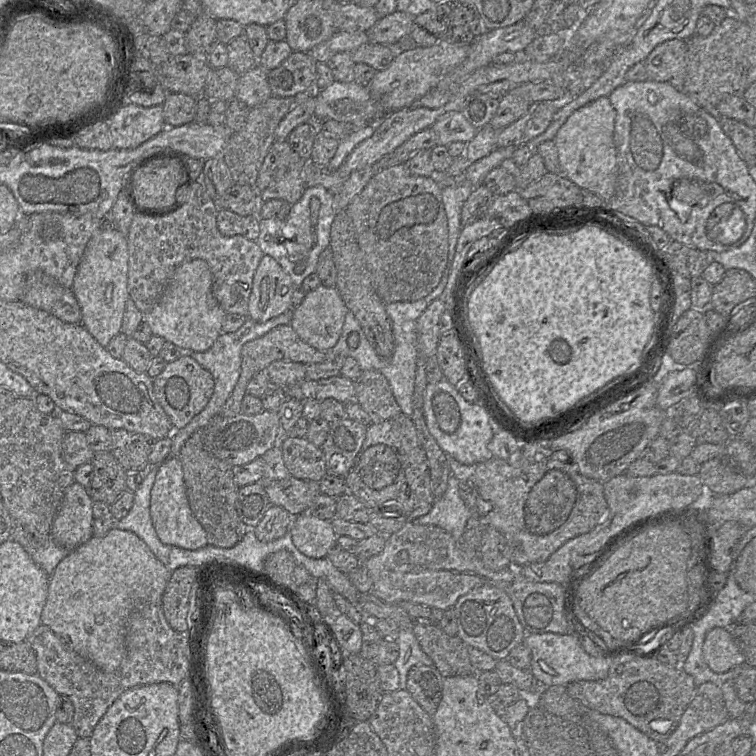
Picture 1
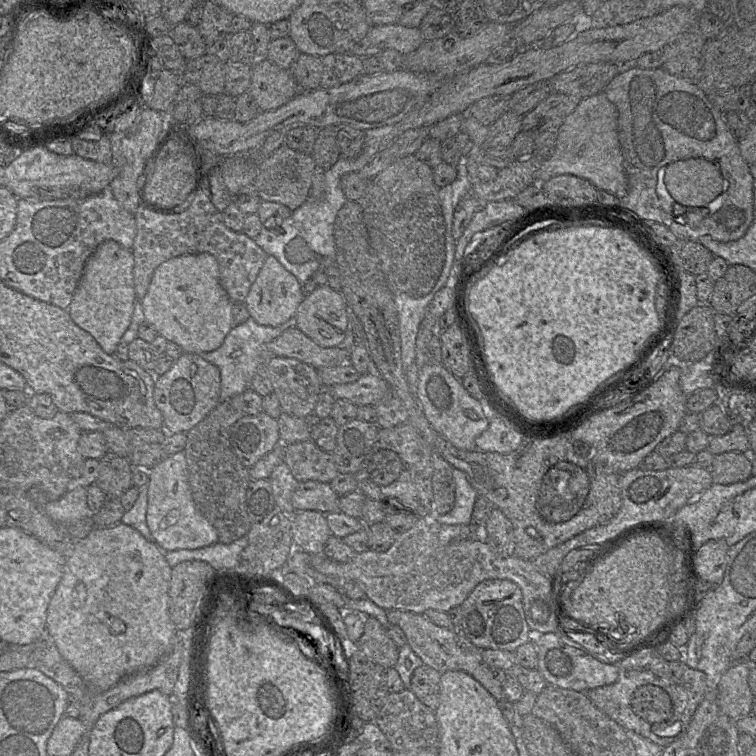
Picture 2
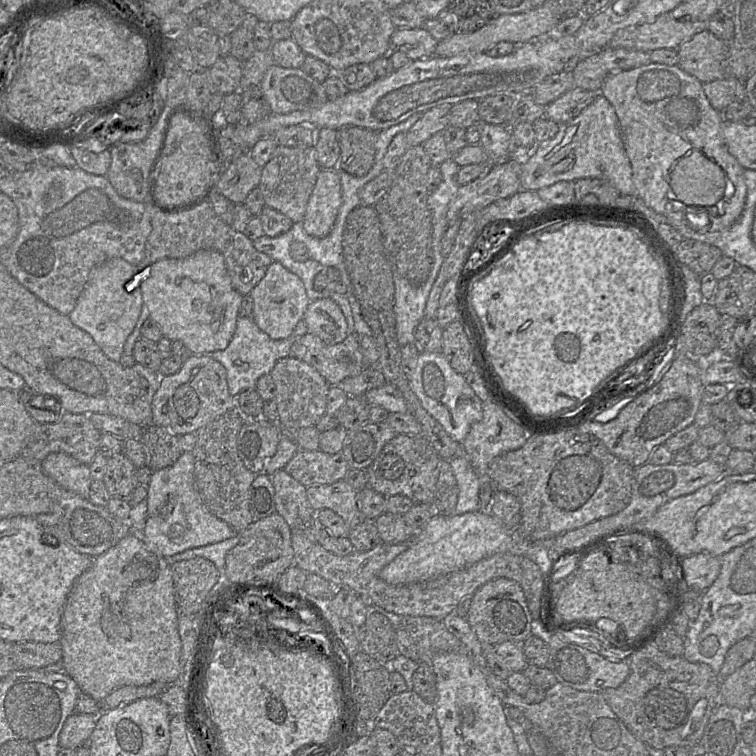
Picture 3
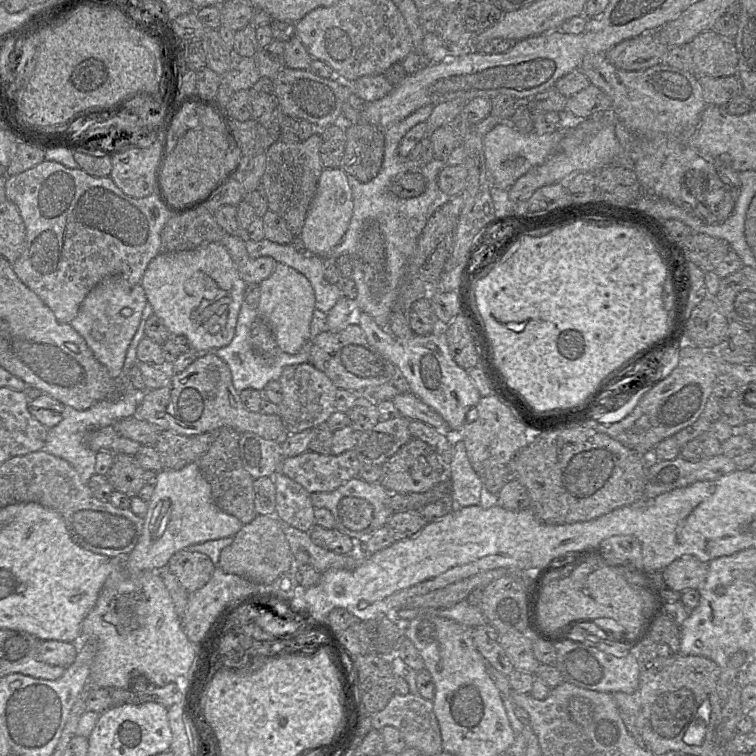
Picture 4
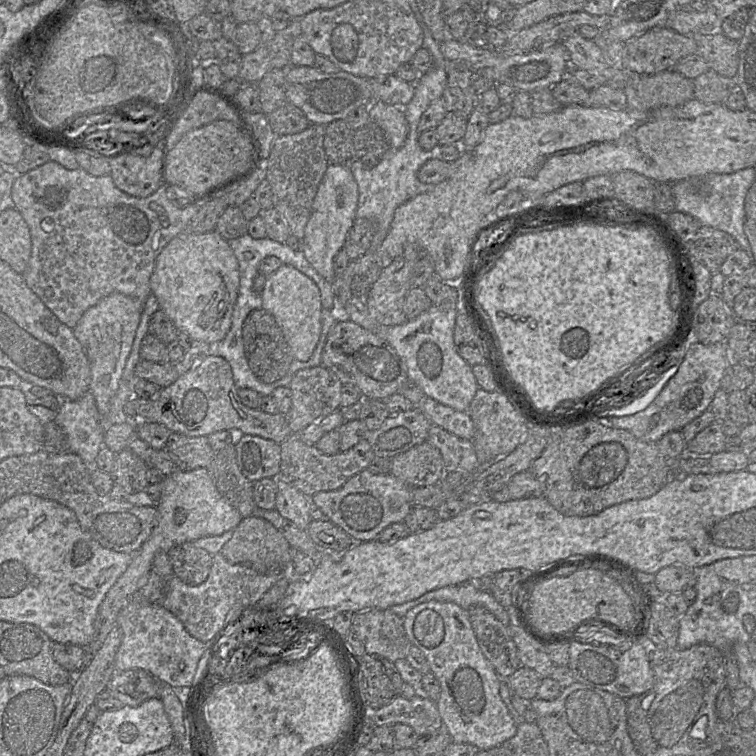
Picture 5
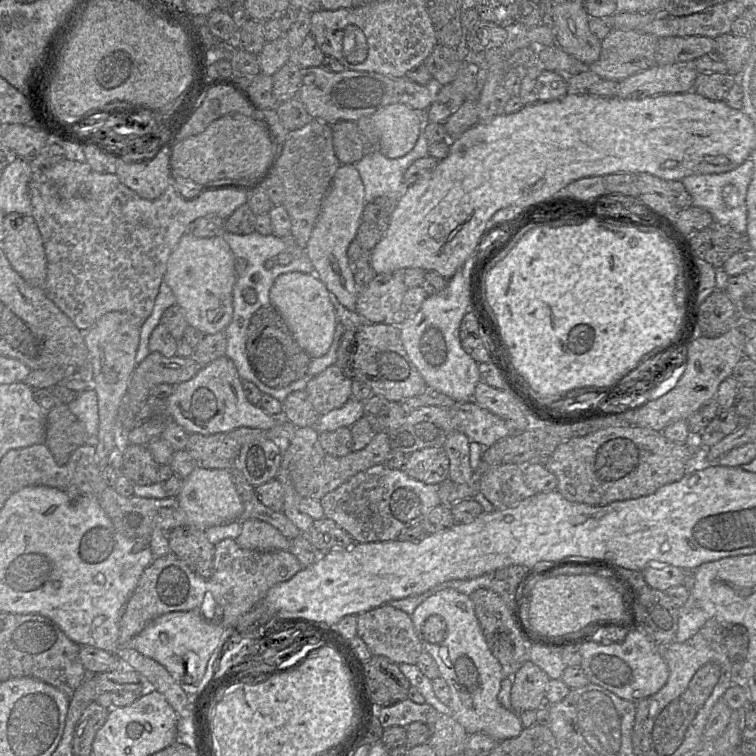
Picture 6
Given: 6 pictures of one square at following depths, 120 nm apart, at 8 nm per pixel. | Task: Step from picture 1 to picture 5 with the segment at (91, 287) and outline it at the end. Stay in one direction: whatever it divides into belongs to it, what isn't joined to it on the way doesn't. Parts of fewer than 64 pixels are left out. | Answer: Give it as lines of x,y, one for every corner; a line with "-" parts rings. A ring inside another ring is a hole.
113,292
88,308
73,328
74,335
82,345
89,362
91,375
89,391
94,396
97,410
101,416
108,414
110,401
119,388
140,323
144,302
136,297

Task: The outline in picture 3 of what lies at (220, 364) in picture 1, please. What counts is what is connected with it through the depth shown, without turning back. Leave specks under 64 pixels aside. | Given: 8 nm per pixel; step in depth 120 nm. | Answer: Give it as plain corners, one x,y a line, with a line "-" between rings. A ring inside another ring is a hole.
239,317
234,335
224,350
193,355
210,356
221,363
227,372
229,393
236,398
245,390
255,389
258,379
269,374
278,360
288,357
292,344
307,332
306,323
300,320
288,338
273,340
256,325
252,317

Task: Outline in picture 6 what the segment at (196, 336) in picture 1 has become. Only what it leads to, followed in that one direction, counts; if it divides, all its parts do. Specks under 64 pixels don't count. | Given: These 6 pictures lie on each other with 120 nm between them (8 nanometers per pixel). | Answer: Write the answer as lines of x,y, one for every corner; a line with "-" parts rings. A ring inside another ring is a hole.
184,233
168,258
163,281
171,289
189,326
204,335
212,335
223,332
231,322
235,259
222,236
201,238

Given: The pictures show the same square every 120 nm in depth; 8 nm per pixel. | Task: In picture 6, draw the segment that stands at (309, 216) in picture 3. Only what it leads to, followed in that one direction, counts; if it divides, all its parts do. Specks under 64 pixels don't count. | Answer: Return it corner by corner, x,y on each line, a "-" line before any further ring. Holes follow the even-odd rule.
351,164
341,165
334,174
304,249
327,290
350,311
355,311
356,308
358,286
354,279
347,250
350,243
356,238
365,205
364,185
357,169

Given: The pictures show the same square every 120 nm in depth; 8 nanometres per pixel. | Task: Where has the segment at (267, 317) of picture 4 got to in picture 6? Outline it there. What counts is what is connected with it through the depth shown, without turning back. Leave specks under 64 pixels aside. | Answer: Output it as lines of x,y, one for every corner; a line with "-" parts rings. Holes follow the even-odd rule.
289,272
279,275
269,292
270,305
281,315
298,344
311,359
325,355
333,342
337,318
330,292
315,275

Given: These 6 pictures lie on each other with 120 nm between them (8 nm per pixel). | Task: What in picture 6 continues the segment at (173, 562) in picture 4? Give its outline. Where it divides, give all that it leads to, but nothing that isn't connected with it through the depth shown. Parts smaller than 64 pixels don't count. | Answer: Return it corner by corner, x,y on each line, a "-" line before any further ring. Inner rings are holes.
183,525
168,532
170,551
181,559
196,575
208,579
213,574
215,545
206,537
205,530

